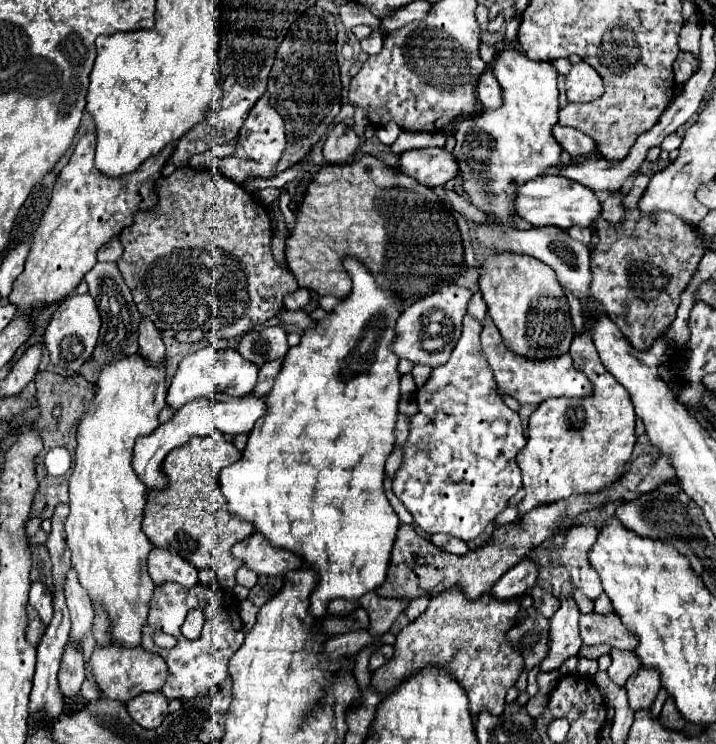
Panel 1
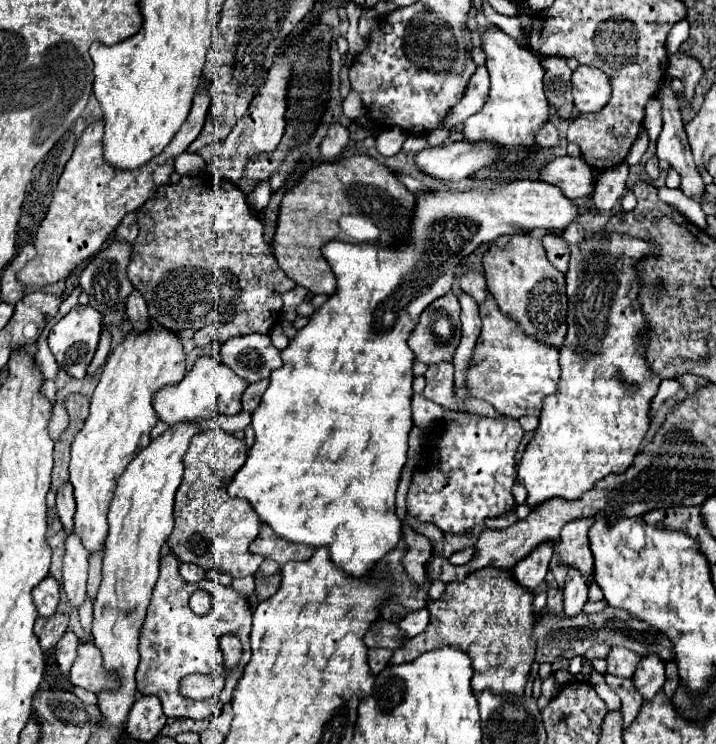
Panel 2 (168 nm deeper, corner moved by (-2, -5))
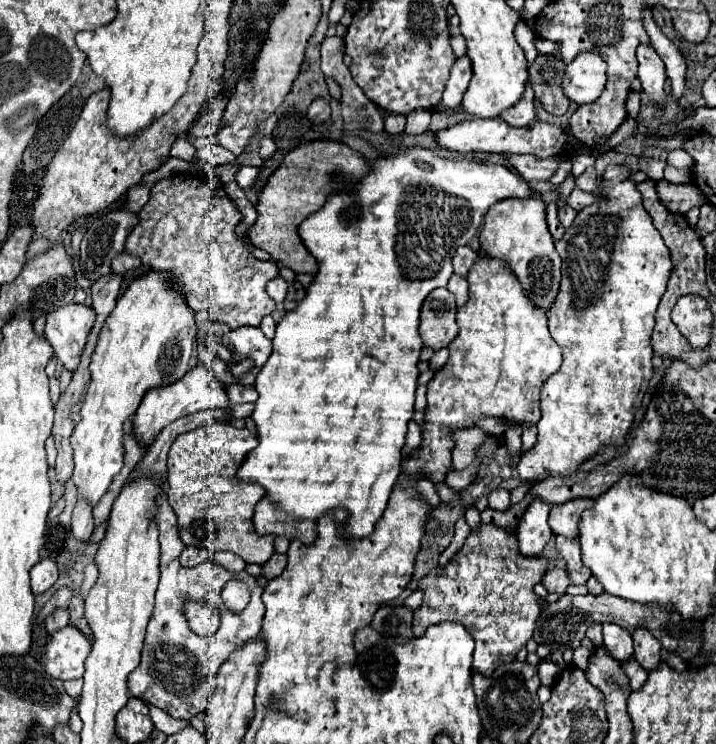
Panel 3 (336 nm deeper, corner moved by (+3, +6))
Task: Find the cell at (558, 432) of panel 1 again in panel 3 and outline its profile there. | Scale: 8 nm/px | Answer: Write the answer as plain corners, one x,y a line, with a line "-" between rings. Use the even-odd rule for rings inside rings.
611,166
603,172
603,196
607,200
585,206
571,228
565,230
561,242
555,244
563,260
561,288
555,304
549,310
549,332
563,350
559,372
549,376
541,392
541,420
537,422
537,444
523,452
517,462
517,472
523,482
535,482
539,476
575,476
581,464
599,454
603,448
621,448
633,426
637,408
643,402
653,376
651,332
655,310
665,292
671,258
661,234
647,216
641,194
635,182
629,180
629,170

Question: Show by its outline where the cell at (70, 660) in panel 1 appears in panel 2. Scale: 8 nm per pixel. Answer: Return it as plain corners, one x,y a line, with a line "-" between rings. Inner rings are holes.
66,631
60,637
60,641
56,643
54,653
56,653
56,661
58,661
58,667
60,667
62,675
68,675
68,667
72,665
72,659
76,657
76,647
78,645
80,645
80,639
72,631

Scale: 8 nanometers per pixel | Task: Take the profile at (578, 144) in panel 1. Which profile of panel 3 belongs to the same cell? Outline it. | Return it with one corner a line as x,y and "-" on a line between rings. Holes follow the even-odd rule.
531,86
527,88
527,92
523,94
523,98
519,100
519,104
515,104
515,108
507,110
501,114
501,118
505,122
509,122
511,126
531,126
533,118
535,118
535,106
533,106
533,90

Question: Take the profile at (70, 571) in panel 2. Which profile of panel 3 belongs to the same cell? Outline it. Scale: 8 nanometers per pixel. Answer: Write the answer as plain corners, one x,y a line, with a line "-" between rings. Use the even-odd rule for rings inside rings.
83,500
75,504
73,518
71,518
71,534
75,536
77,542
87,542
93,534
93,516
91,516
91,506

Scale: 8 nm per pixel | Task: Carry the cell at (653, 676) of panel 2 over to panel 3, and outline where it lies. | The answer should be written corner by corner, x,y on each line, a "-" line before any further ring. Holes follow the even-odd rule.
645,628
635,630
633,634
633,642
635,642
635,660
639,662
639,666
643,666
643,670
651,672
659,666
659,652
661,652
661,644
659,640
655,640

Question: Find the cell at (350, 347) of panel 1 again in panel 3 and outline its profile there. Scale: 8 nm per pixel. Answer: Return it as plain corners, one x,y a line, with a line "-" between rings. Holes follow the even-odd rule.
411,148
411,150
401,150
395,156
383,154
379,160
373,162
371,174
363,178
359,184
359,190
355,196
351,194
335,194
327,200
327,206
311,214
303,224
299,226
299,236
307,250
317,258
319,272
313,278
313,284
307,288
307,296
299,302
299,306
293,312
287,312
283,320
277,324
277,334
273,338
273,354
265,362
263,370
257,374
255,390
259,392
259,400
255,402
255,410
251,418
255,420
257,426
257,440
259,444
255,450
251,450
243,464
237,470
237,478
243,482
253,482
265,488
265,498
271,500
281,512
301,518
301,520
319,520
327,516
333,510
345,510
347,518
341,524
341,532
345,540
353,540
355,536
369,536
375,530
377,520
383,516
389,494
393,490
393,484
397,482
401,474
399,458
401,458
401,448
405,444
405,434
407,434
407,424
413,418
413,404
415,404
415,388
417,388
417,360
423,348
423,342
419,338
419,310
425,300
425,296
441,286
447,286
449,276
453,274
453,264
451,258
455,250
463,244
467,244
481,228
483,218
487,210
507,198
531,198
535,196
535,190
517,174
511,172
507,166
501,164
491,164
491,162
475,162
475,160
465,160
465,158
441,158
431,150
425,148
-
351,200
357,202
357,212
359,218
353,224
347,224
343,220
343,214
351,210

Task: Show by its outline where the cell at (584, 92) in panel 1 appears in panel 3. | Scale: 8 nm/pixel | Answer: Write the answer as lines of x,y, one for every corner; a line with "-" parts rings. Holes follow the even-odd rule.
583,52
571,64
567,64
563,90
567,92
569,100
577,104
589,104
601,96
605,82
605,62
593,52

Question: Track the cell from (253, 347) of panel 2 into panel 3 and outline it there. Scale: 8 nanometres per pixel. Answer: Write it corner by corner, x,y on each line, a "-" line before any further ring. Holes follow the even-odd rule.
243,326
237,330
231,330
215,340
209,340
209,348
205,342
199,342
199,360
215,374
217,380
221,380
223,384
245,384
245,386
253,386
255,384
255,376
257,372
263,368
263,364
267,362
267,358
273,352
271,340
265,338
265,334
259,328
253,326

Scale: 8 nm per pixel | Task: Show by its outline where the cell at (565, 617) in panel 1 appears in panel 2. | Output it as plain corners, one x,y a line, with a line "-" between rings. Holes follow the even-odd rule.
568,567
566,585
564,585
564,613
578,615
588,601
588,581
576,567

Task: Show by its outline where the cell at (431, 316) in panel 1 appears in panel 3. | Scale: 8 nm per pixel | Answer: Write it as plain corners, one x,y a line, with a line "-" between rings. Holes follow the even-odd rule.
437,288
431,292
421,308
419,336
423,340
423,346
429,346
433,350
445,348
457,336
455,314
455,298
447,288

